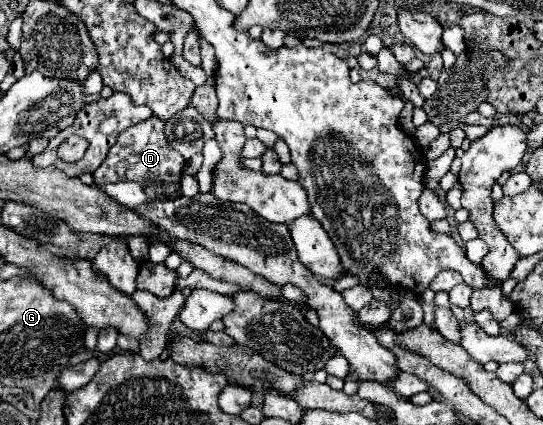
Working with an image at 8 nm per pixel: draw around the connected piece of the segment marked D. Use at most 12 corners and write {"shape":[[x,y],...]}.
{"shape":[[156,115],[126,129],[94,183],[176,183],[184,157]]}

